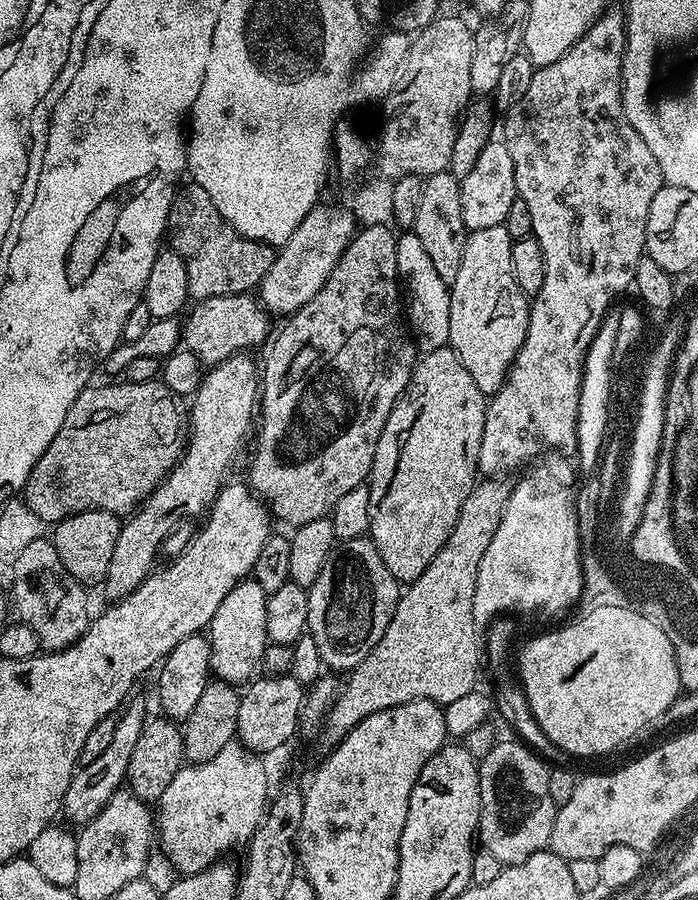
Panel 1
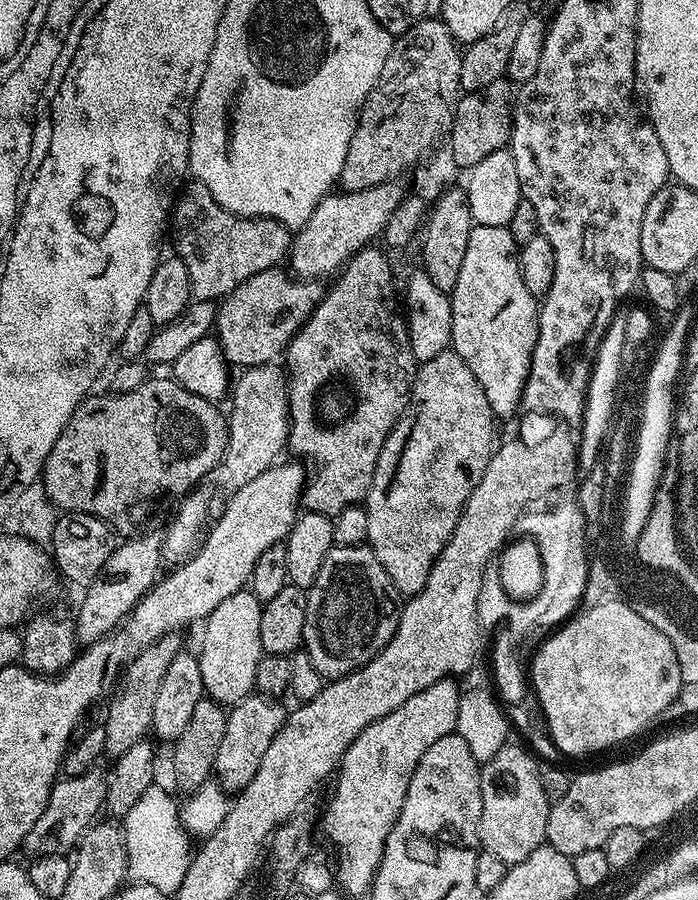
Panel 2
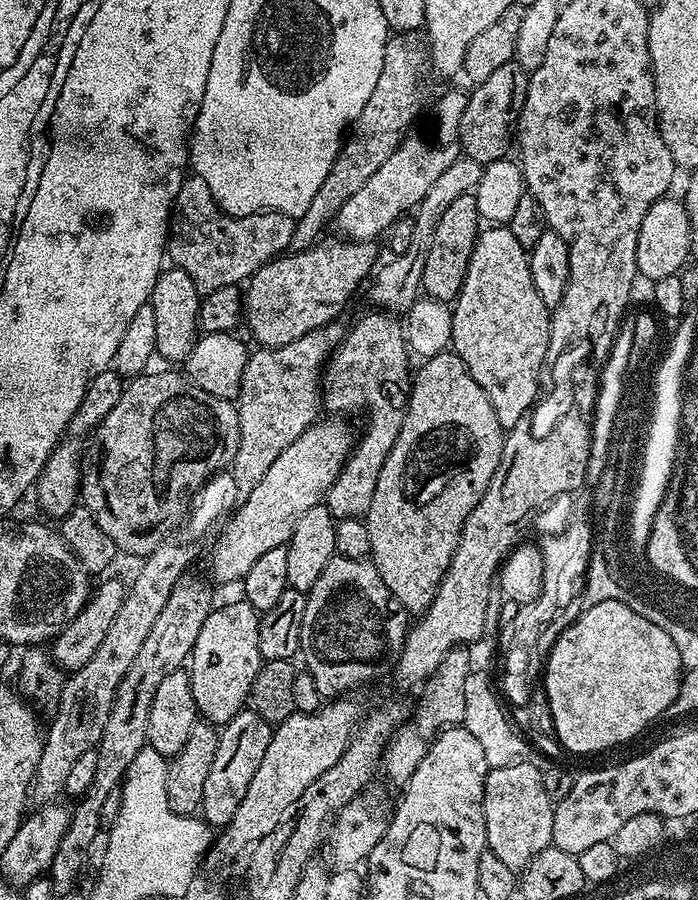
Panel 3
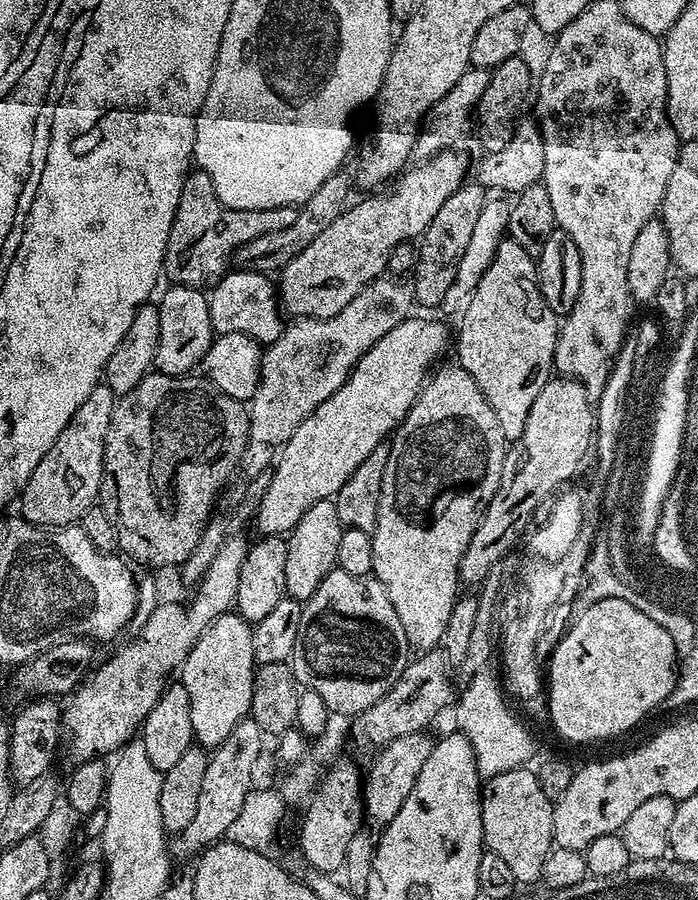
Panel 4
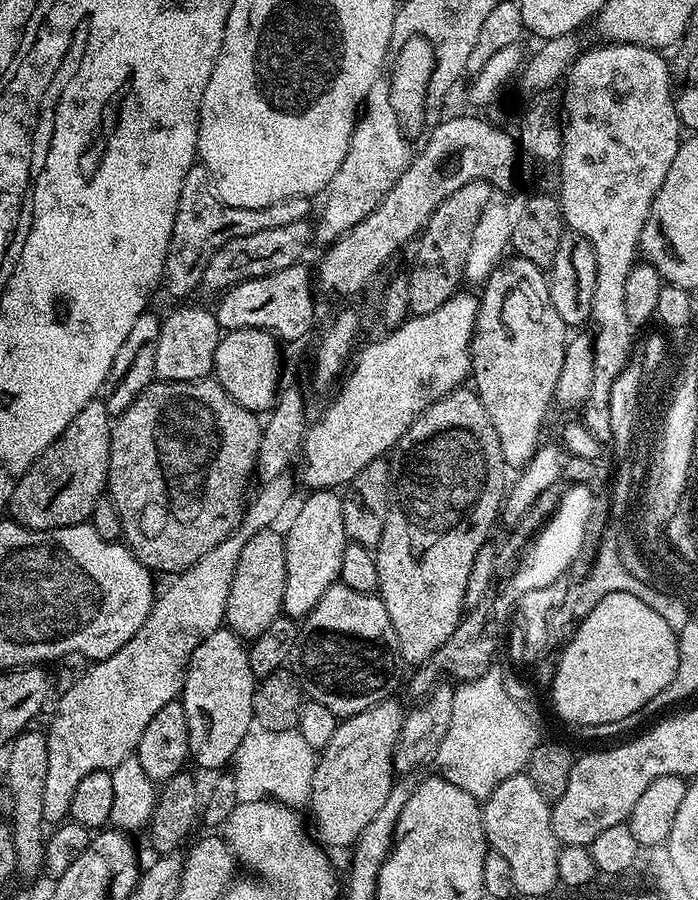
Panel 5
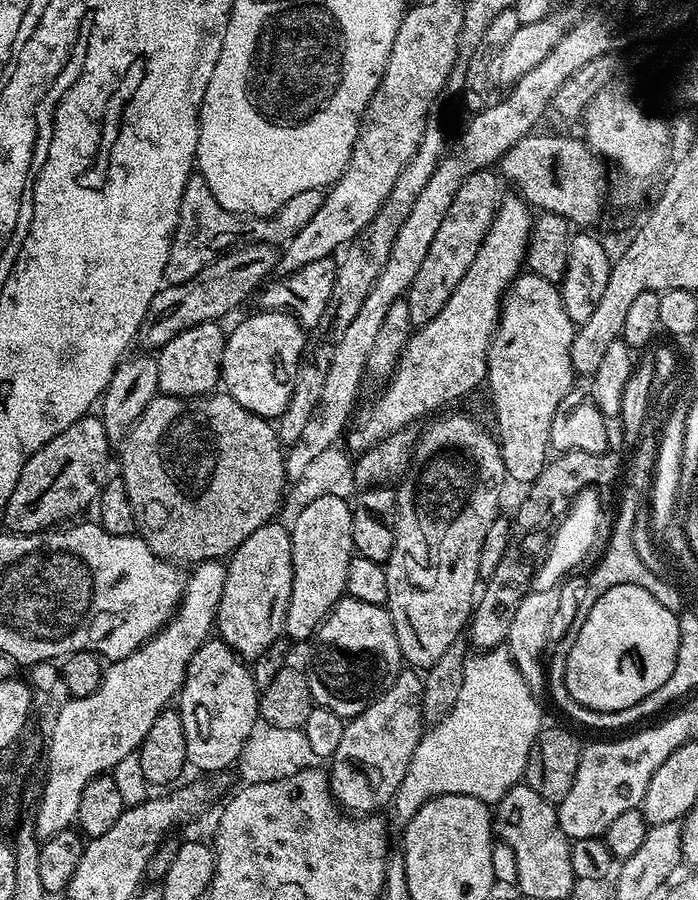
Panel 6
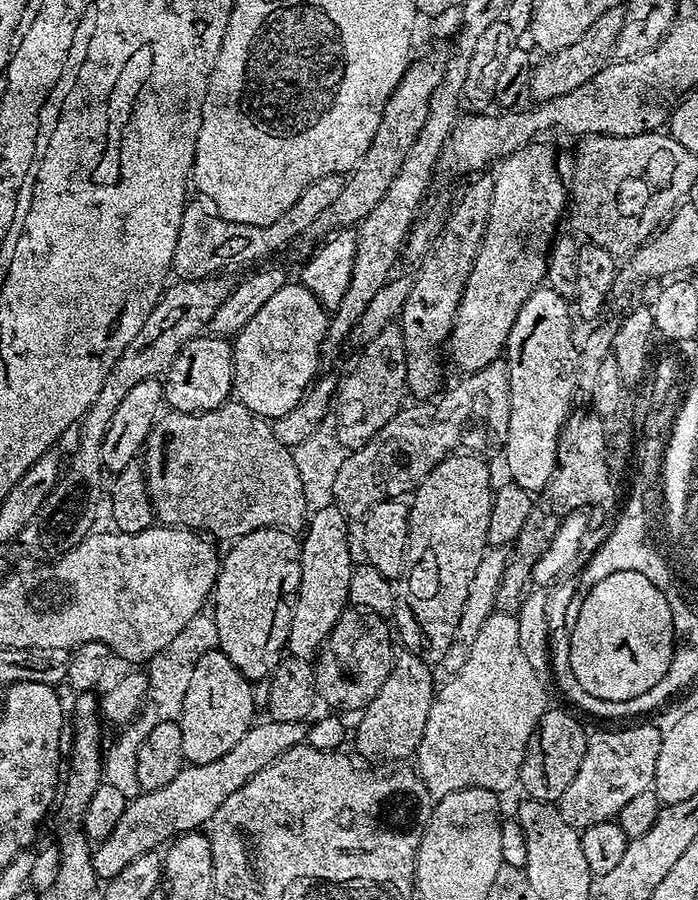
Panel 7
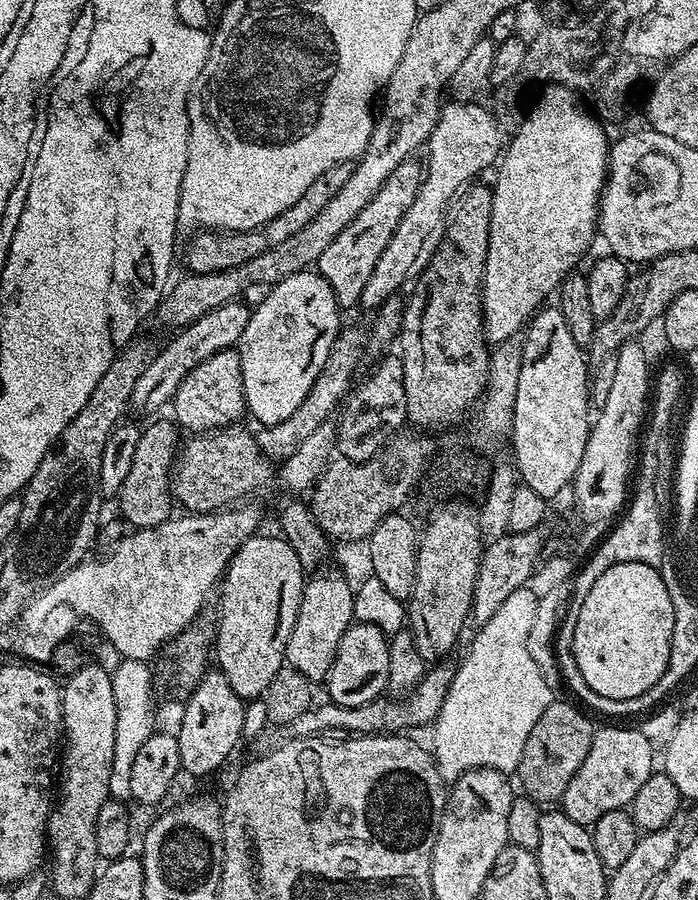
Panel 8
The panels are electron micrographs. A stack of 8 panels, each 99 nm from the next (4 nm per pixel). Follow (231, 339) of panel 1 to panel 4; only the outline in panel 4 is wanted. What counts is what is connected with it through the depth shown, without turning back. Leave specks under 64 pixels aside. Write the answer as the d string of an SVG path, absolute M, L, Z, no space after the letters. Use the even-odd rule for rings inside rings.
M460 150L439 152L437 156L417 165L417 168L409 167L385 196L372 194L369 195L372 196L369 200L364 200L361 204L353 203L345 207L344 213L334 218L334 222L330 222L330 226L326 226L326 230L322 230L322 234L318 234L318 238L314 238L314 242L310 242L310 246L302 250L302 254L298 254L298 258L290 258L288 265L280 269L278 295L283 311L289 317L328 319L338 314L367 284L385 275L387 260L399 243L412 242L424 235L426 226L434 222L434 214L438 214L439 208L446 203L446 198L450 198L450 194L454 194L454 190L458 190L461 184L465 183L470 172L470 160L464 157Z

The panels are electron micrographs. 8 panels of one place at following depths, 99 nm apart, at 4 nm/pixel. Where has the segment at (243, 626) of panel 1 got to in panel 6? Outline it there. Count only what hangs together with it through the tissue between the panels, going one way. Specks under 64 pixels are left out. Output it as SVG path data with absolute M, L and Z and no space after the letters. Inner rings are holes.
M209 638L190 658L179 700L188 764L204 772L220 772L231 764L233 767L258 723L260 697L251 667L227 642Z

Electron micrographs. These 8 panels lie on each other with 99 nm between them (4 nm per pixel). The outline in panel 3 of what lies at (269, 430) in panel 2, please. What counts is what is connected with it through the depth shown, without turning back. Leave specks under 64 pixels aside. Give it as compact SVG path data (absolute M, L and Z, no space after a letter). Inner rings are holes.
M333 322L316 328L285 346L259 347L249 355L236 399L238 450L230 465L239 493L246 494L252 490L270 470L274 458L278 458L291 442L315 423L322 404L320 387L323 367L346 331L339 324Z

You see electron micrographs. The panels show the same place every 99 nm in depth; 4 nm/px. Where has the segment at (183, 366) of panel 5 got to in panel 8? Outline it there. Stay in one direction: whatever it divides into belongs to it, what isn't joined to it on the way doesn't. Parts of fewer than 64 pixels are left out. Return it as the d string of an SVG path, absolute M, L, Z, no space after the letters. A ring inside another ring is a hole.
M227 348L194 366L194 370L190 370L178 386L176 395L170 401L170 408L176 411L175 423L181 429L189 428L187 431L192 434L208 432L212 428L226 428L243 421L240 419L245 419L246 405L239 351Z

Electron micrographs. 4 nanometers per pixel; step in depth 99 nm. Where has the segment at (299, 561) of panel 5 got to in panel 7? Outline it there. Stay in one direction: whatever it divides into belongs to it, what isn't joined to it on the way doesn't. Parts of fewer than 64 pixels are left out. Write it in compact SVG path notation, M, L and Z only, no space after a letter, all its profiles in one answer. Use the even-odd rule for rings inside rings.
M329 506L309 515L300 540L300 588L292 605L292 621L288 635L287 655L311 661L334 630L338 618L349 607L350 574L354 567L352 548L344 539L348 524L339 507Z

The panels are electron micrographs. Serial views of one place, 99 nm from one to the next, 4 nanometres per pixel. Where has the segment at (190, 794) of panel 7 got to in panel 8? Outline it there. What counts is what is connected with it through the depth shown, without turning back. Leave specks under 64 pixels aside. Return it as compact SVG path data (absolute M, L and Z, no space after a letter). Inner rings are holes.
M432 666L425 671L424 676L403 698L396 698L393 704L384 704L380 700L366 702L366 706L338 706L331 702L317 703L306 710L306 714L298 714L294 722L283 725L283 735L288 738L297 736L320 736L332 730L347 730L349 734L371 736L373 734L400 734L404 728L420 728L423 724L431 725L442 710L442 702L446 702L447 691L450 690L453 669ZM405 699L405 700L404 700ZM320 704L320 705L319 705ZM384 704L384 705L383 705Z

